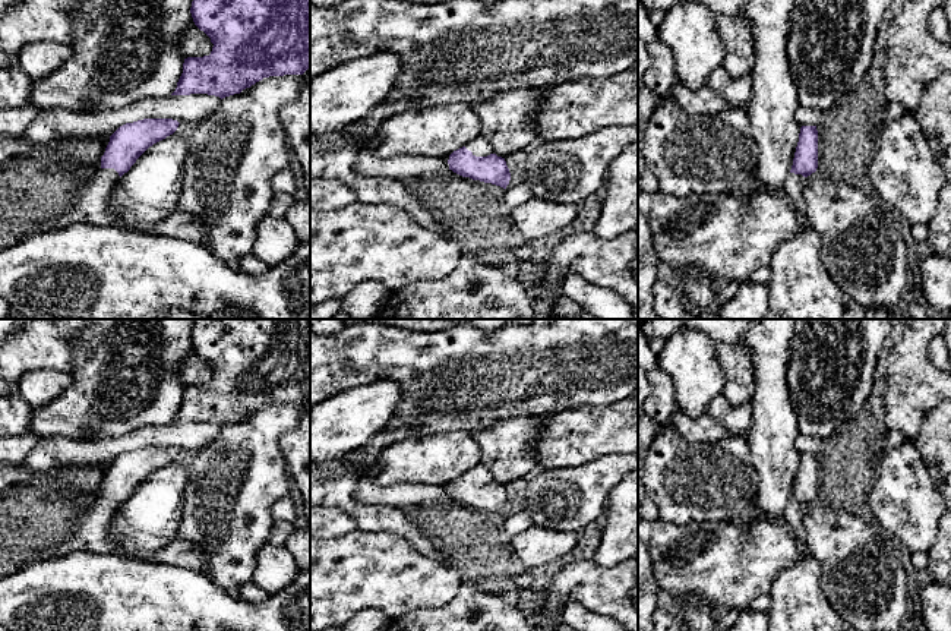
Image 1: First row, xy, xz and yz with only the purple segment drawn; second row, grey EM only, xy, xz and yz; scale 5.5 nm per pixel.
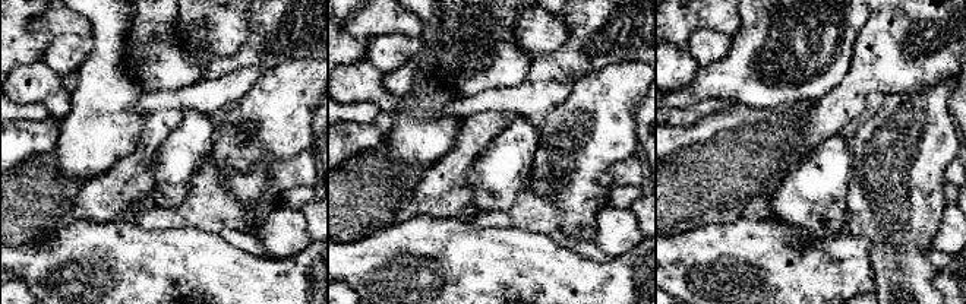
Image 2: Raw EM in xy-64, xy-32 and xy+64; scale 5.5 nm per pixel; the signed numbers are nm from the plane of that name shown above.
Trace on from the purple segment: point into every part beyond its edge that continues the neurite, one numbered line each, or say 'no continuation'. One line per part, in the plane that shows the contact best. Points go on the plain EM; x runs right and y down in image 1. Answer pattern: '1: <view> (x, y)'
1: xy (92, 533)
2: xz (480, 475)

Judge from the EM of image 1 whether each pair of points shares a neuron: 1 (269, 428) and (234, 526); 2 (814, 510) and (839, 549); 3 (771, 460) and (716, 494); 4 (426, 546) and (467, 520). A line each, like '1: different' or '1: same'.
1: same
2: same
3: different
4: different

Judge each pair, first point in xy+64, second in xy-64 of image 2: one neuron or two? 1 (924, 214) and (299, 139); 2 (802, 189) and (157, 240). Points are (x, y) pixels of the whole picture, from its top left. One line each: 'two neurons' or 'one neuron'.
1: one neuron
2: two neurons

